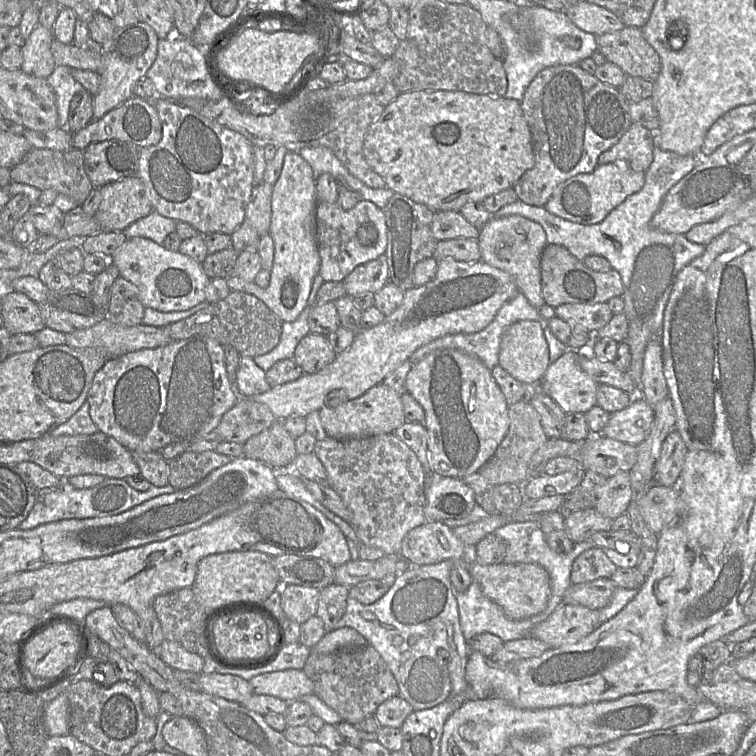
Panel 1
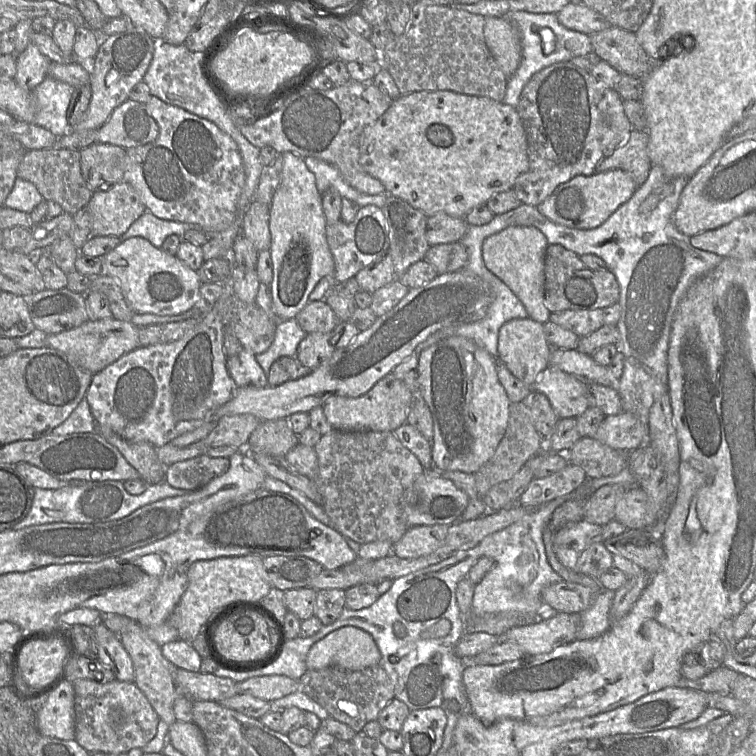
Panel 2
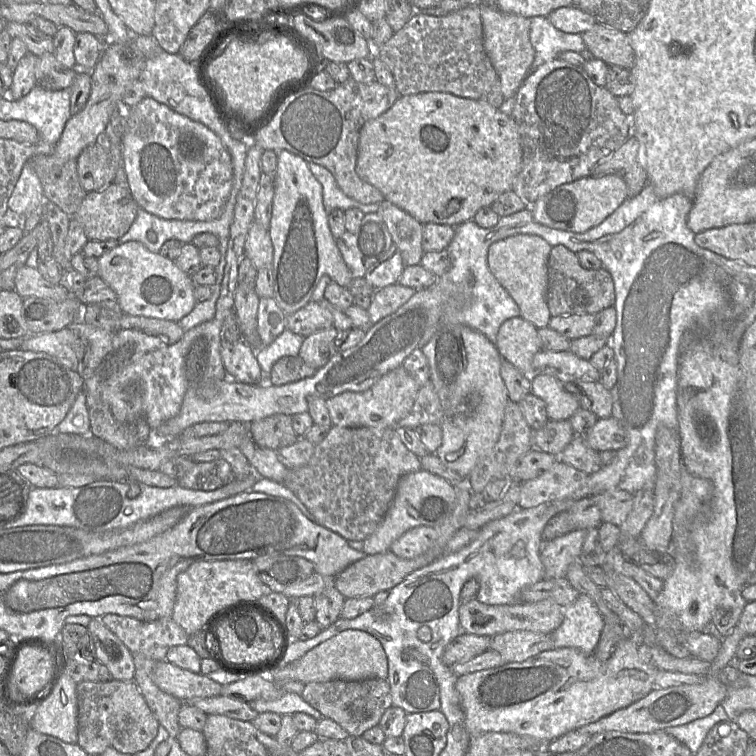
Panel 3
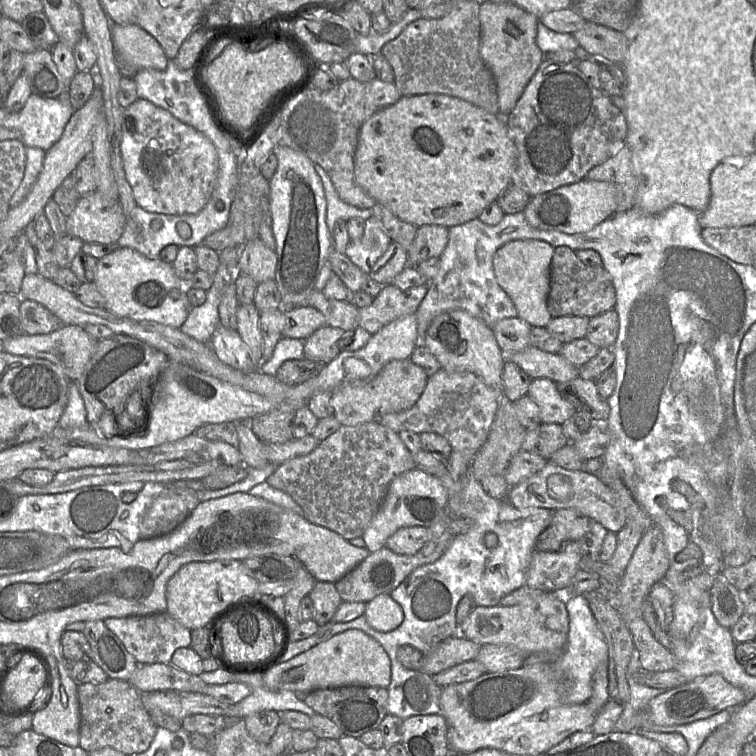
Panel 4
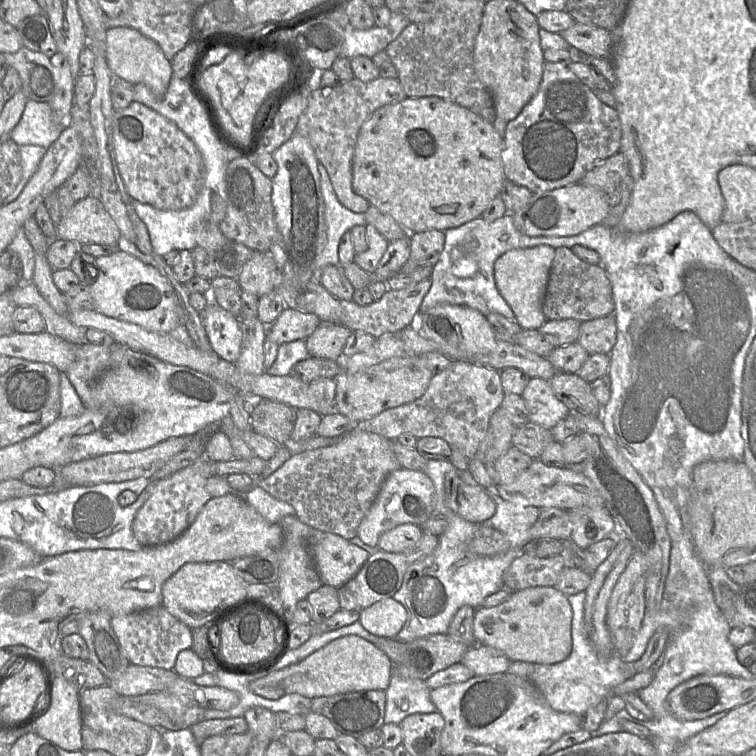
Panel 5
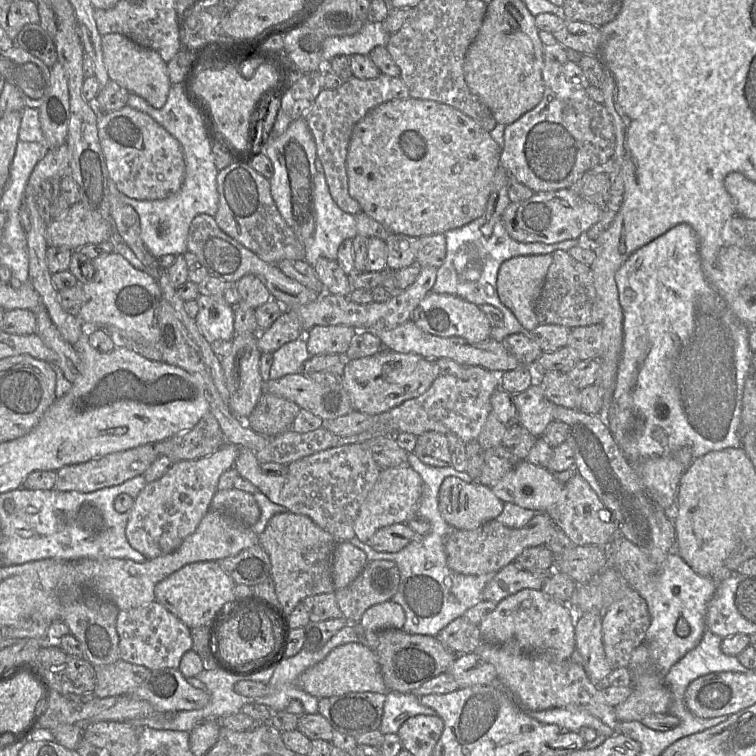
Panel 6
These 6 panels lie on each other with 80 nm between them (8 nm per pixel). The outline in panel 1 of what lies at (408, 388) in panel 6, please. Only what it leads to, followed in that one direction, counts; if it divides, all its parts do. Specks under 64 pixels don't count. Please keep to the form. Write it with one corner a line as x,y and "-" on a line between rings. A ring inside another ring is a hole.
383,383
377,384
363,395
336,408
324,406
319,411
319,416
327,436
335,439
390,434
407,421
401,394

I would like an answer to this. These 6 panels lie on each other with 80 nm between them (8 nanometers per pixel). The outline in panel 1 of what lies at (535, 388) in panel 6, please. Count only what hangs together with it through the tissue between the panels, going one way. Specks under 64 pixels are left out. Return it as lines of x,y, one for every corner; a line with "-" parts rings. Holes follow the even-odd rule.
567,349
557,361
549,365
540,381
540,388
537,388
537,390
549,395
566,414
585,414
597,405
599,383
581,369
579,365
580,355
581,353
576,350

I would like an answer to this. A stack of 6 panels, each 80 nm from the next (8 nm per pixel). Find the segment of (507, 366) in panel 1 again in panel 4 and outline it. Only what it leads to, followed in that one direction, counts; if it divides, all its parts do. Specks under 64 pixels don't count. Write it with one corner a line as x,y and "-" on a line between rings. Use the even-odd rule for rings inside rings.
519,317
499,320
492,331
496,341
506,355
520,352
530,346
532,327

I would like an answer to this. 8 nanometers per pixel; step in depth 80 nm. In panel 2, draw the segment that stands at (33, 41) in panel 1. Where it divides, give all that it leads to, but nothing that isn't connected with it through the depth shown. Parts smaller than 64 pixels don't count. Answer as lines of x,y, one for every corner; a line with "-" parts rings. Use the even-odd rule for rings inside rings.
30,42
27,48
17,55
14,79
21,87
32,90
48,76
50,64
51,61

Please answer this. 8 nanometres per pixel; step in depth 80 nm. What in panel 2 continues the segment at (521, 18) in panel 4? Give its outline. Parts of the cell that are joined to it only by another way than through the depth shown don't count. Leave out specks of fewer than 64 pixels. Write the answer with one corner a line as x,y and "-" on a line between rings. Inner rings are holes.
485,17
484,38
497,64
509,79
522,59
522,46
518,30
503,17

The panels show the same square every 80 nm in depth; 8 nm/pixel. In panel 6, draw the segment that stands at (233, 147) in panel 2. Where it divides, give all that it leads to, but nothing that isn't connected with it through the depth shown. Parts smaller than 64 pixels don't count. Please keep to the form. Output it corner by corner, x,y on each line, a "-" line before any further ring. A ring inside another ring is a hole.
129,107
100,114
98,137
109,178
117,189
136,200
160,200
177,193
185,177
184,154
179,141
148,114

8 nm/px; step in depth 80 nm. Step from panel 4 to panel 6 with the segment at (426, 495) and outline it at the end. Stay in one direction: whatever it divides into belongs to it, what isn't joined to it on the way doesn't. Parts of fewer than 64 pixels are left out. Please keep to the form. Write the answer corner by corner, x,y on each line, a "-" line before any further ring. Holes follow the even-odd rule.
409,465
383,469
360,507
354,522
355,536
367,544
378,529
396,523
407,523
413,517
418,517
417,507
422,487
421,476

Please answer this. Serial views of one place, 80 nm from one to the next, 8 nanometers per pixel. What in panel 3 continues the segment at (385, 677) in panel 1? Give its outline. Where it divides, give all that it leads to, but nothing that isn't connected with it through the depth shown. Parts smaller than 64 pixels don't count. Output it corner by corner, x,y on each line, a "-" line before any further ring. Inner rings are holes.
378,678
360,681
309,682
304,685
301,696
323,717
330,718
343,727
350,736
361,736
366,730
378,725
384,712
392,706
389,682

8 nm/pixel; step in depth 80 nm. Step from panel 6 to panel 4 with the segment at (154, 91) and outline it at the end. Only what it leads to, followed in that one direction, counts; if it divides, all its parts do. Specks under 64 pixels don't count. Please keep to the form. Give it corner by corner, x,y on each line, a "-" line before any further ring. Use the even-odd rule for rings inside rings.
115,24
111,29
111,38
113,42
113,48
118,56
118,66
119,61
121,62
121,72
125,77
134,77
134,75
142,69
154,69
154,70
165,70
168,64
168,58
165,55
164,50
158,41
147,31
142,29
137,24

